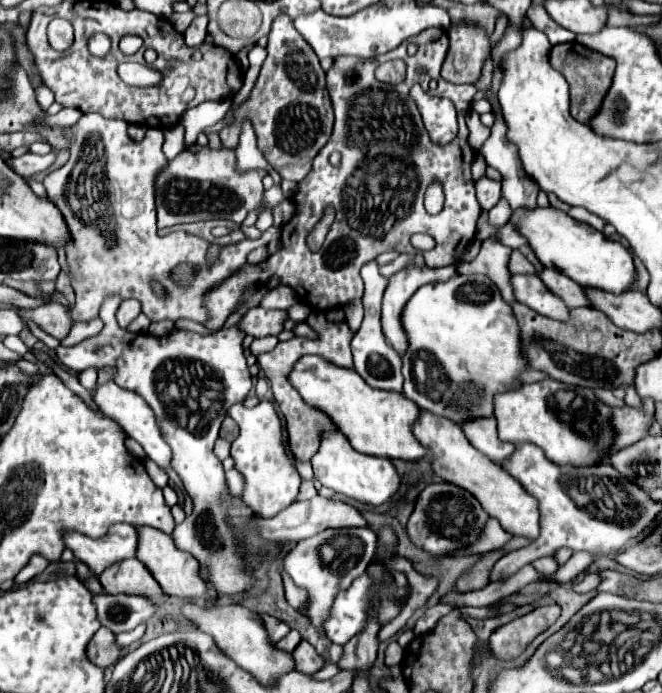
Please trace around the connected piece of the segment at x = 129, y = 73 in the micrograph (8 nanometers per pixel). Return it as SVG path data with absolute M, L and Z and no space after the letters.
M121 63L117 71L127 85L135 85L135 87L149 87L159 83L161 79L161 75L155 69L149 69L139 63Z

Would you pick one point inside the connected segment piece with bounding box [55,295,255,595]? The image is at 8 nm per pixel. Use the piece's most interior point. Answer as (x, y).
(189, 380)

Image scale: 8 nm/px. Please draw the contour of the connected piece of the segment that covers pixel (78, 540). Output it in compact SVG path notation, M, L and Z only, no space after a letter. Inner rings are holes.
M117 523L101 539L89 539L81 533L65 533L67 547L83 561L95 575L101 575L107 567L133 559L137 555L139 535L133 525Z

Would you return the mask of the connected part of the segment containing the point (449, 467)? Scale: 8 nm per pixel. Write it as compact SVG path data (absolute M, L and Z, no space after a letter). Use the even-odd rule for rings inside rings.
M421 411L421 417L417 419L413 427L413 435L429 447L429 457L433 461L433 469L439 477L443 477L449 483L455 483L483 503L483 509L495 517L501 527L511 533L513 537L527 537L529 541L535 541L541 533L541 517L539 517L539 501L533 495L527 495L527 491L511 477L503 467L497 463L491 463L483 453L479 453L469 439L463 435L463 429L449 419L435 419L435 415L427 415L427 411Z

